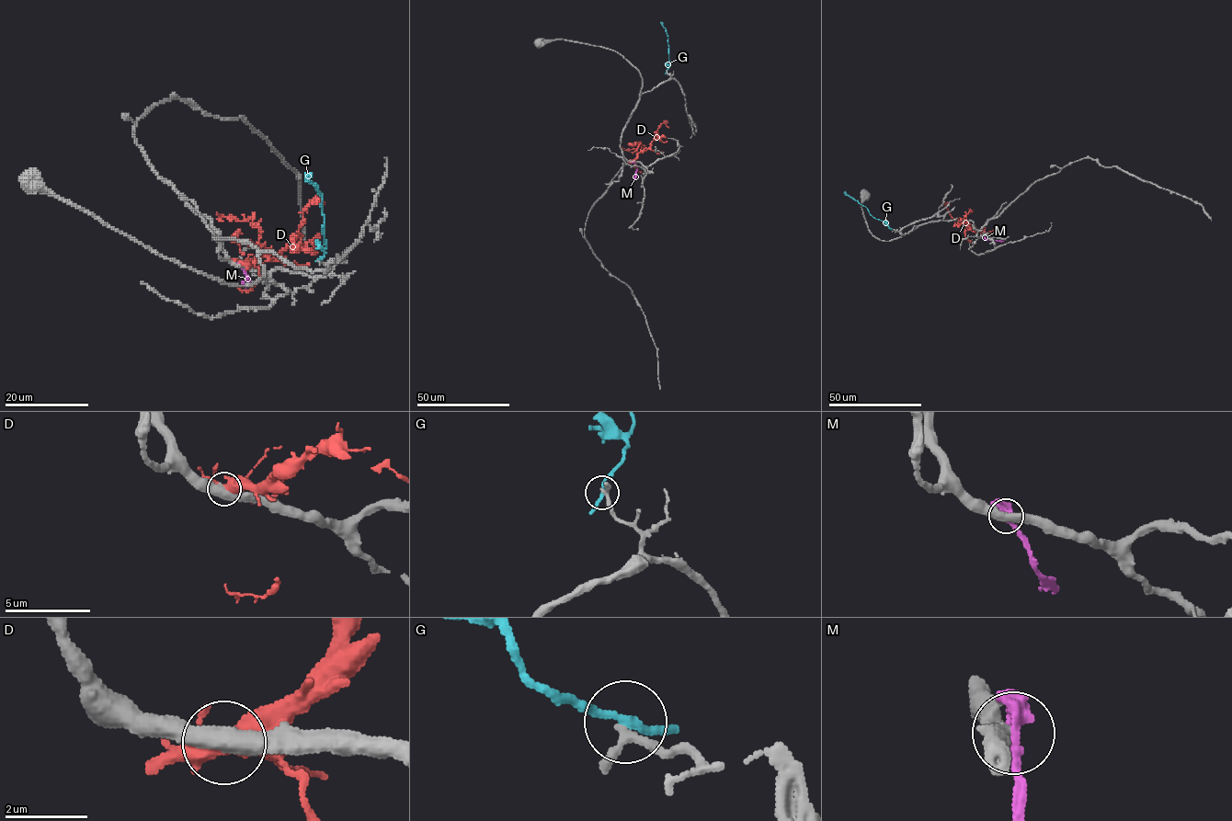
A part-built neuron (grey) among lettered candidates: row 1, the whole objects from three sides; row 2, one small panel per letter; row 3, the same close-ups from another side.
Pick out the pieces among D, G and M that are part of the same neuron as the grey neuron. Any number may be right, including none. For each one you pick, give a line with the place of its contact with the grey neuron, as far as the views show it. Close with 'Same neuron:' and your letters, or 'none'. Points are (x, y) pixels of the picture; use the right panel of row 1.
Same neuron: none

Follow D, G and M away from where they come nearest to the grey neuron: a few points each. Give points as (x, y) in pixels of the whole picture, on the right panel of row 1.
D: (984, 232), (970, 229), (952, 218), (945, 203), (950, 204)
G: (893, 229), (872, 216), (864, 206), (843, 192)
M: (984, 233), (989, 240), (1004, 240)

